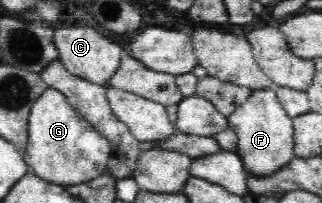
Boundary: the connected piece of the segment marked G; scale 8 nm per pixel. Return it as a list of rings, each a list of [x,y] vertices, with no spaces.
[[[58,89],[44,90],[44,93],[34,102],[29,115],[28,135],[28,142],[22,152],[22,157],[30,168],[30,173],[44,180],[70,187],[90,181],[107,171],[106,163],[112,155],[111,143],[69,104],[68,99]]]

